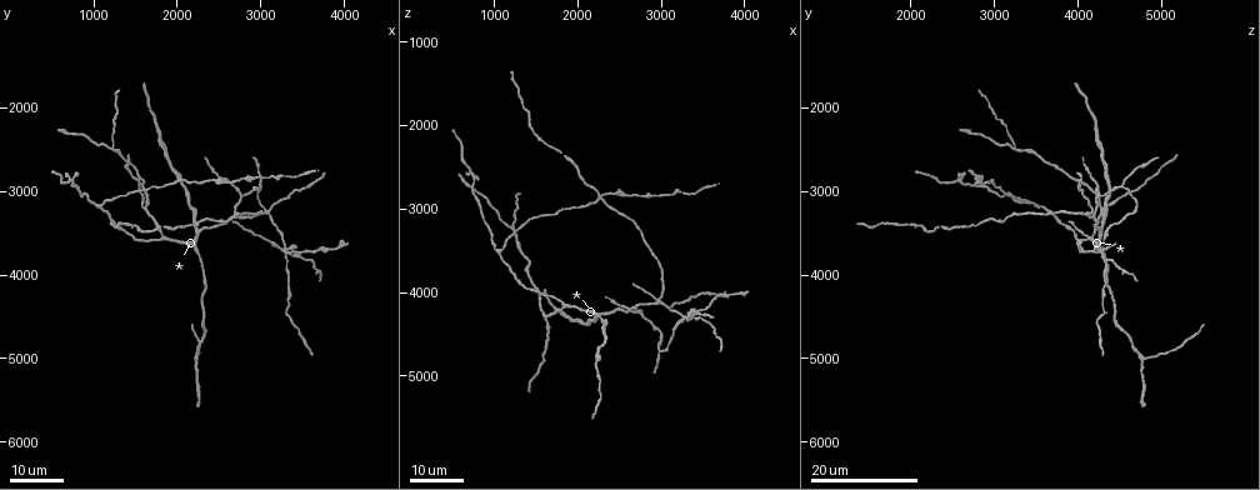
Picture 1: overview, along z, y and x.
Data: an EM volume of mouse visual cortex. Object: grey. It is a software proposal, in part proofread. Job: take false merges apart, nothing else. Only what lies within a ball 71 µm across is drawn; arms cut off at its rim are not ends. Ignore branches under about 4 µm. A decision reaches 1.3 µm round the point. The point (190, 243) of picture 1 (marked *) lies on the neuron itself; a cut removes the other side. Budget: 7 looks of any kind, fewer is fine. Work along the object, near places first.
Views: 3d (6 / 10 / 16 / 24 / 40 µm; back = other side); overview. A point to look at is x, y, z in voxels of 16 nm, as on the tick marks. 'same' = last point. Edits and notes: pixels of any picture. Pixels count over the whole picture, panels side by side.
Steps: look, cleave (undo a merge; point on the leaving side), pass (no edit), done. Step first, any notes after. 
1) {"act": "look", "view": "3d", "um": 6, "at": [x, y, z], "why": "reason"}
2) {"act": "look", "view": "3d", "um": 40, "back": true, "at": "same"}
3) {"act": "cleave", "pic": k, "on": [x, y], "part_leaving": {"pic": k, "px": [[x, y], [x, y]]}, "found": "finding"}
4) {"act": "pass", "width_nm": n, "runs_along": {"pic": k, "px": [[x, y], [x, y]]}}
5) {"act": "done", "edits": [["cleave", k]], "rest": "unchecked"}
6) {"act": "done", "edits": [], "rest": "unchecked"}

{"act": "look", "view": "3d", "um": 16, "at": [2750, 3050, 4250], "why": "branch point"}

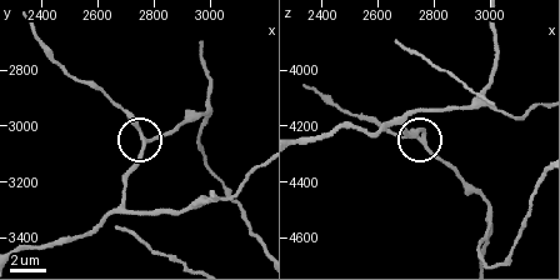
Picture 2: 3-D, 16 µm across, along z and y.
{"act": "look", "view": "3d", "um": 10, "at": [2750, 3040, 4260], "why": "zoom in"}

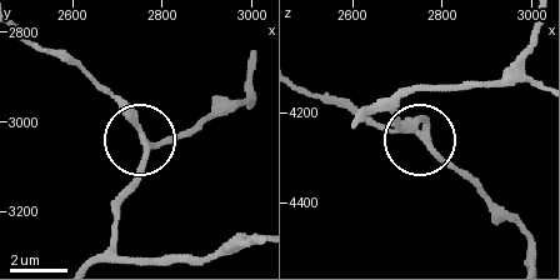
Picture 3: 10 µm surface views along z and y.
{"act": "pass", "arms": 3, "runs_along": {"pic": 3, "px": [[103, 258], [144, 145], [124, 109], [91, 75]]}, "found": "continuous, no second neuron"}

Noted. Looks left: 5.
{"act": "look", "view": "3d", "um": 16, "at": [1850, 3550, 4150], "why": "arms part here"}

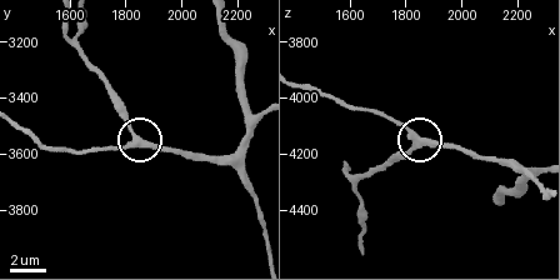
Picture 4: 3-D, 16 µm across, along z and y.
{"act": "look", "view": "3d", "um": 10, "at": [1820, 3560, 4140]}

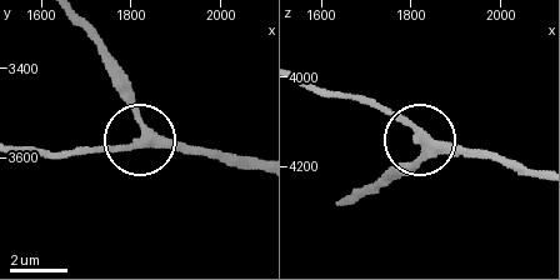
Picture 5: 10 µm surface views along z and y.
{"act": "pass", "arms": 3, "runs_along": {"pic": 5, "px": [[254, 163], [211, 149], [146, 146], [113, 73]]}, "found": "one neuron here"}

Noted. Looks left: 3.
{"act": "look", "view": "3d", "um": 24, "at": [1050, 3150, 3500], "why": "a fork"}

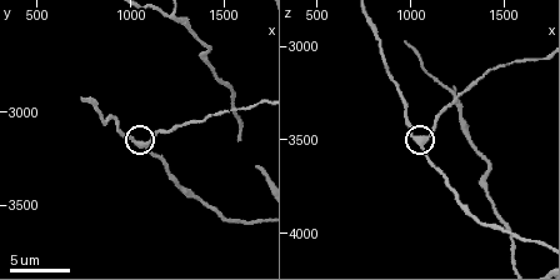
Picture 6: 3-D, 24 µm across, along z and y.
{"act": "look", "view": "3d", "um": 10, "at": [1080, 3160, 3480]}

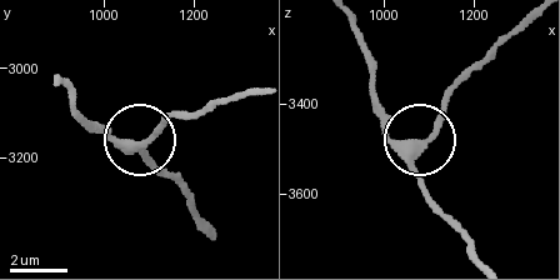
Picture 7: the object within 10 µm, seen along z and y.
{"act": "look", "view": "3d", "um": 10, "back": true, "at": [1065, 3170, 3490], "why": "from behind"}

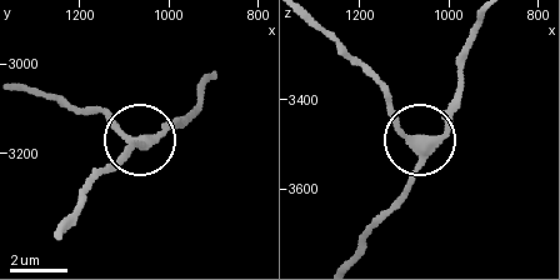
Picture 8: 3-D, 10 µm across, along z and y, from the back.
{"act": "pass", "arms": 3, "runs_along": {"pic": 8, "px": [[59, 230], [129, 146], [179, 118]]}, "found": "one neuron here"}

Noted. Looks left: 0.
{"act": "done", "edits": [], "rest": "unchecked"}

